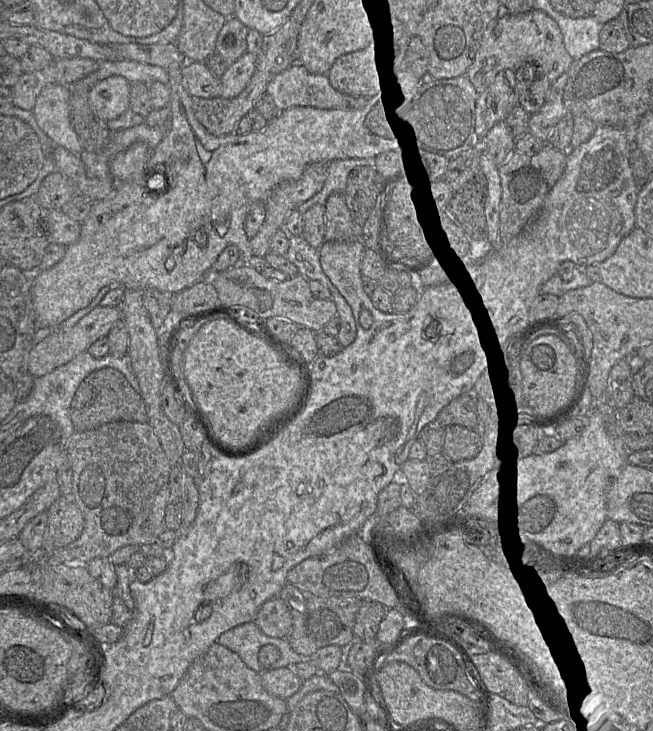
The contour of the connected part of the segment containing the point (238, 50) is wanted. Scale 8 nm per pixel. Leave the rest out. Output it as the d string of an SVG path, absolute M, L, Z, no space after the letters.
M234 16L228 17L216 40L216 53L233 63L247 52L249 29Z

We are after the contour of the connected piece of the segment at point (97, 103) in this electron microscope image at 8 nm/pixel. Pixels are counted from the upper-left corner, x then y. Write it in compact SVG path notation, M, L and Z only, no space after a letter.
M120 75L110 76L98 81L88 96L95 117L106 123L129 109L130 82Z

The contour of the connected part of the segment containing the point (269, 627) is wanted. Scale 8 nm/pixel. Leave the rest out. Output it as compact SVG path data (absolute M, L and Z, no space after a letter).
M278 597L263 603L253 622L264 634L273 638L287 638L292 631L289 608Z

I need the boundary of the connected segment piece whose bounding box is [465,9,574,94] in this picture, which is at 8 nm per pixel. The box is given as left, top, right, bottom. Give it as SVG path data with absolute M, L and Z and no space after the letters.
M532 9L523 14L507 14L502 17L497 17L490 23L484 32L474 61L465 75L480 94L488 89L497 74L502 70L510 69L515 72L515 70L520 68L524 63L536 63L537 66L533 67L541 67L546 72L550 83L554 83L569 69L573 61L573 58L565 49L563 35L556 21L544 11Z

